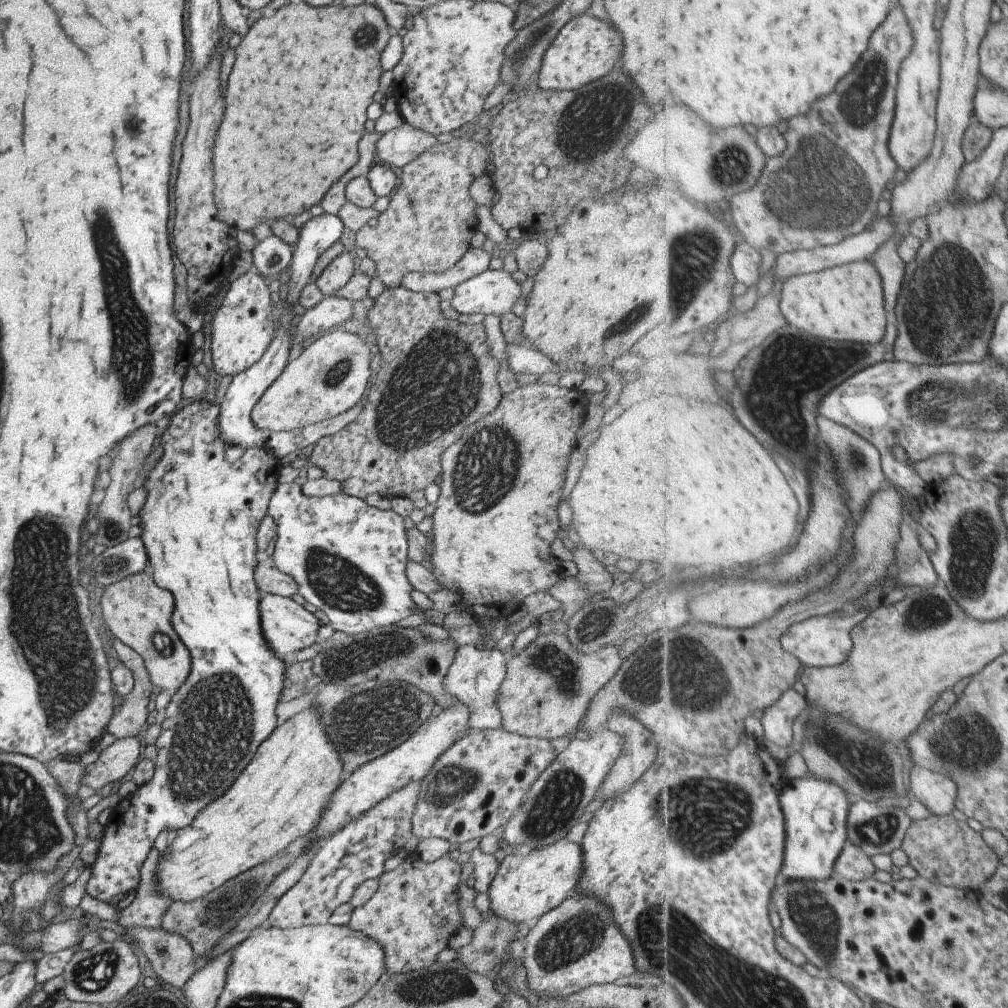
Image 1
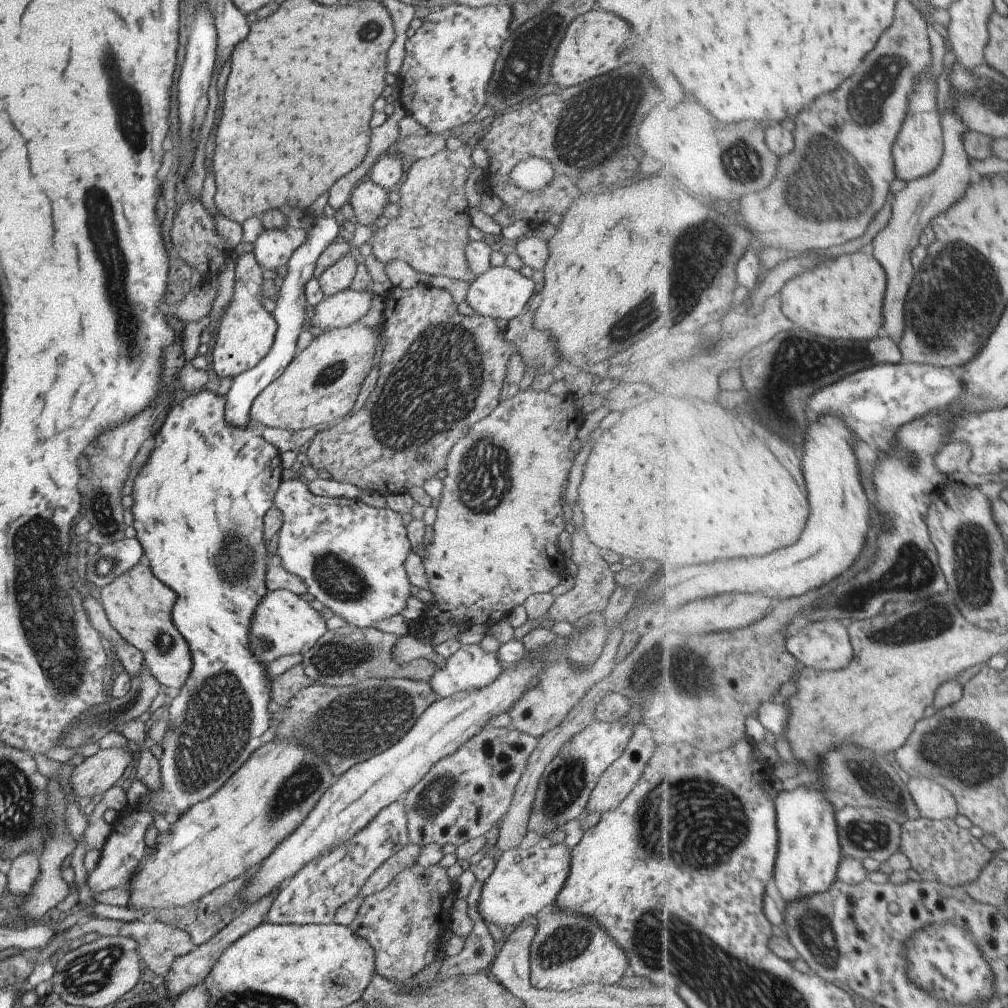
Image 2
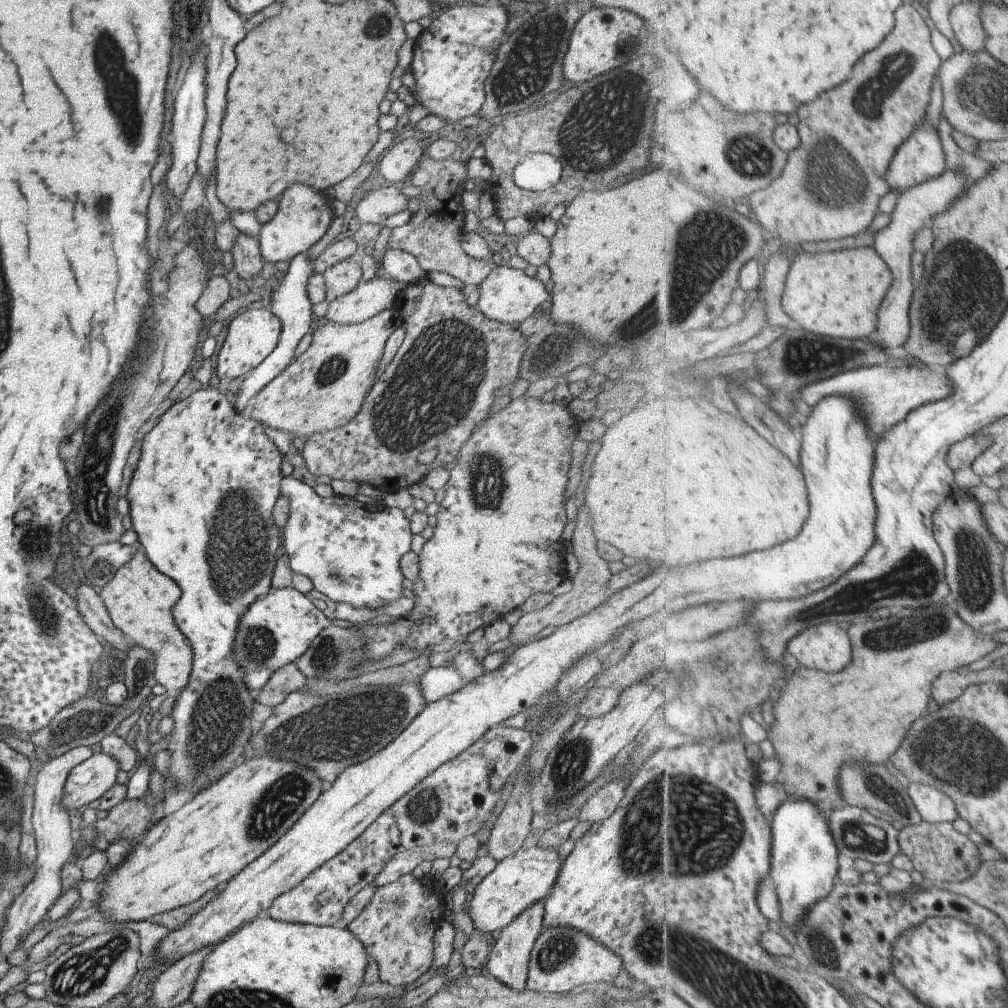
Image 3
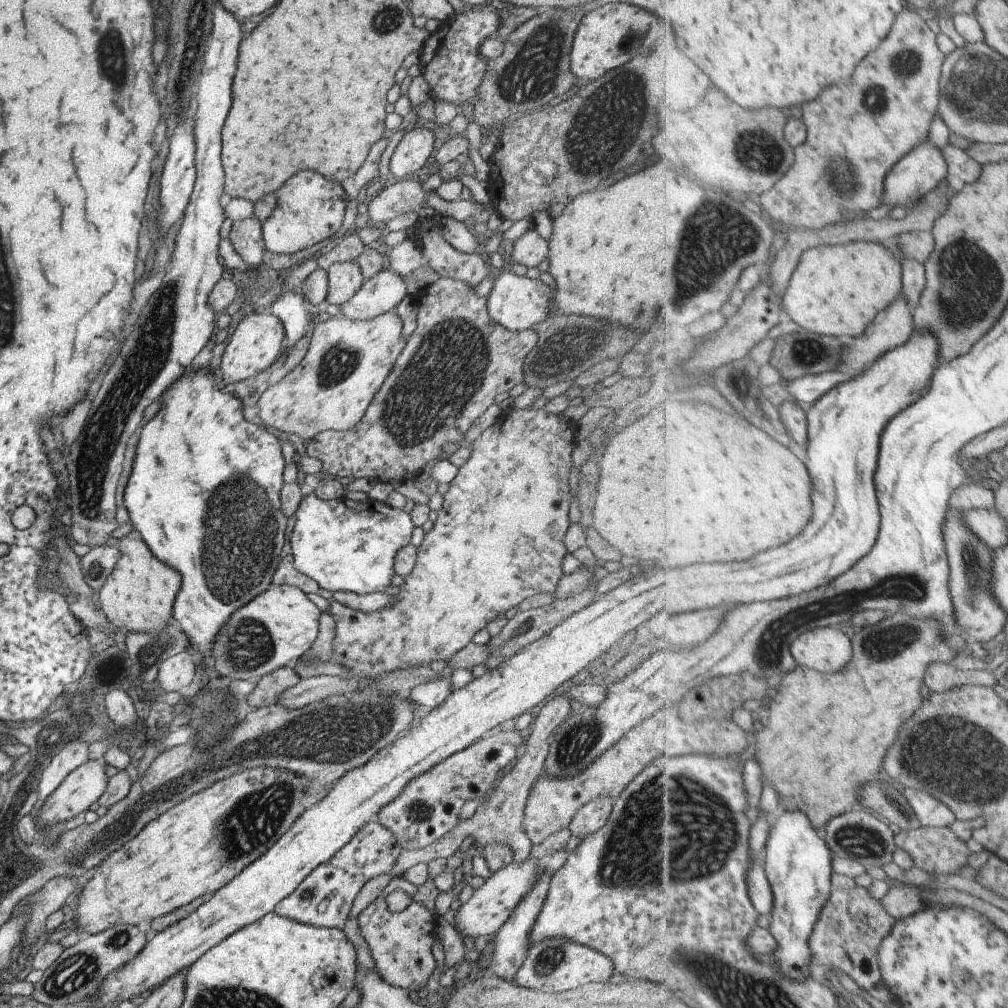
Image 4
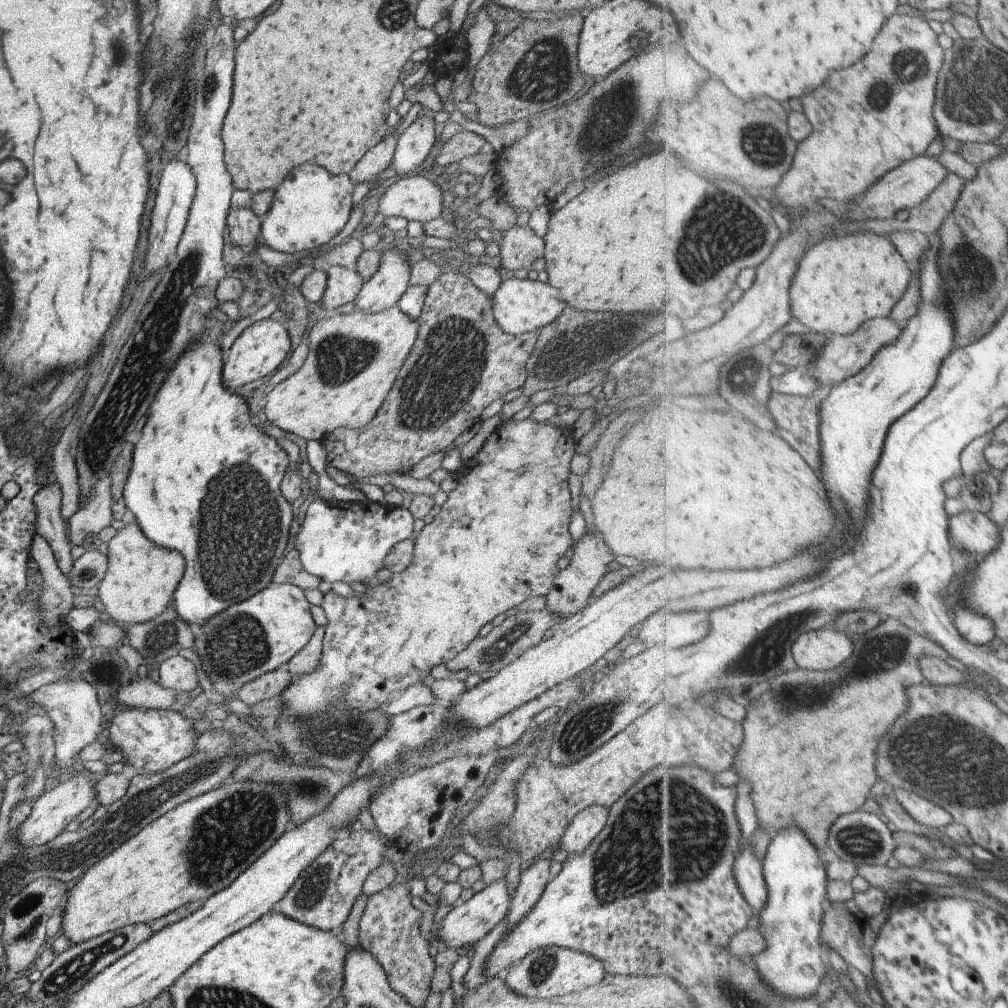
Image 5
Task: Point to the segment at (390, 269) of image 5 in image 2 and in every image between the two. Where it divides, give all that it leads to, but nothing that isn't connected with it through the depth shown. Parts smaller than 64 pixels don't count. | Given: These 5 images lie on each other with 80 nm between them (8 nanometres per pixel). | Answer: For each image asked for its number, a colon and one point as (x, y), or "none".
2: (343, 309)
3: (366, 300)
4: (380, 293)

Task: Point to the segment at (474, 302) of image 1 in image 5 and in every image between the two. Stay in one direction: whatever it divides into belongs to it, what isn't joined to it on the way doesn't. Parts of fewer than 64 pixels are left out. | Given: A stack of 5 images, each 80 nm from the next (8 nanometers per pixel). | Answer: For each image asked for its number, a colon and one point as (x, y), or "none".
2: (499, 293)
3: (506, 295)
4: (515, 302)
5: (518, 306)

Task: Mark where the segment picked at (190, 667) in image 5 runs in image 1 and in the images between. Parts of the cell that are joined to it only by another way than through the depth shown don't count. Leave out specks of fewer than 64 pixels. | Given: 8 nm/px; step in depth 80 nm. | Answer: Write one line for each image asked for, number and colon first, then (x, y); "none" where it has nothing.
1: (135, 610)
2: (137, 605)
3: (138, 600)
4: (177, 671)

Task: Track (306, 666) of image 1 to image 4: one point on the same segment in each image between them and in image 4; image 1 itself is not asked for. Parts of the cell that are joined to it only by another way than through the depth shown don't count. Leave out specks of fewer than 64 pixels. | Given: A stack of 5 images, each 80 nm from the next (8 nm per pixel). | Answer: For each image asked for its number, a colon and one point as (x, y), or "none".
2: (282, 687)
3: (283, 681)
4: (267, 689)

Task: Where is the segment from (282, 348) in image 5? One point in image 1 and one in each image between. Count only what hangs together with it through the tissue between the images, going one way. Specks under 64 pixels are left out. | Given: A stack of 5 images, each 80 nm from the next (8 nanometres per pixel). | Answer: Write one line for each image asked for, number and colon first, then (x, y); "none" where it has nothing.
1: (243, 327)
2: (245, 332)
3: (252, 333)
4: (256, 343)

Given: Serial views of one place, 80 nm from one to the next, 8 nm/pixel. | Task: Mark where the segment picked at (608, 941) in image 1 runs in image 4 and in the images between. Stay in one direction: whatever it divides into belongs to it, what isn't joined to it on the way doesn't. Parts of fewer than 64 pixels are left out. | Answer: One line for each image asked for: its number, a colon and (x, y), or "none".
2: (567, 952)
3: (561, 959)
4: (555, 964)

